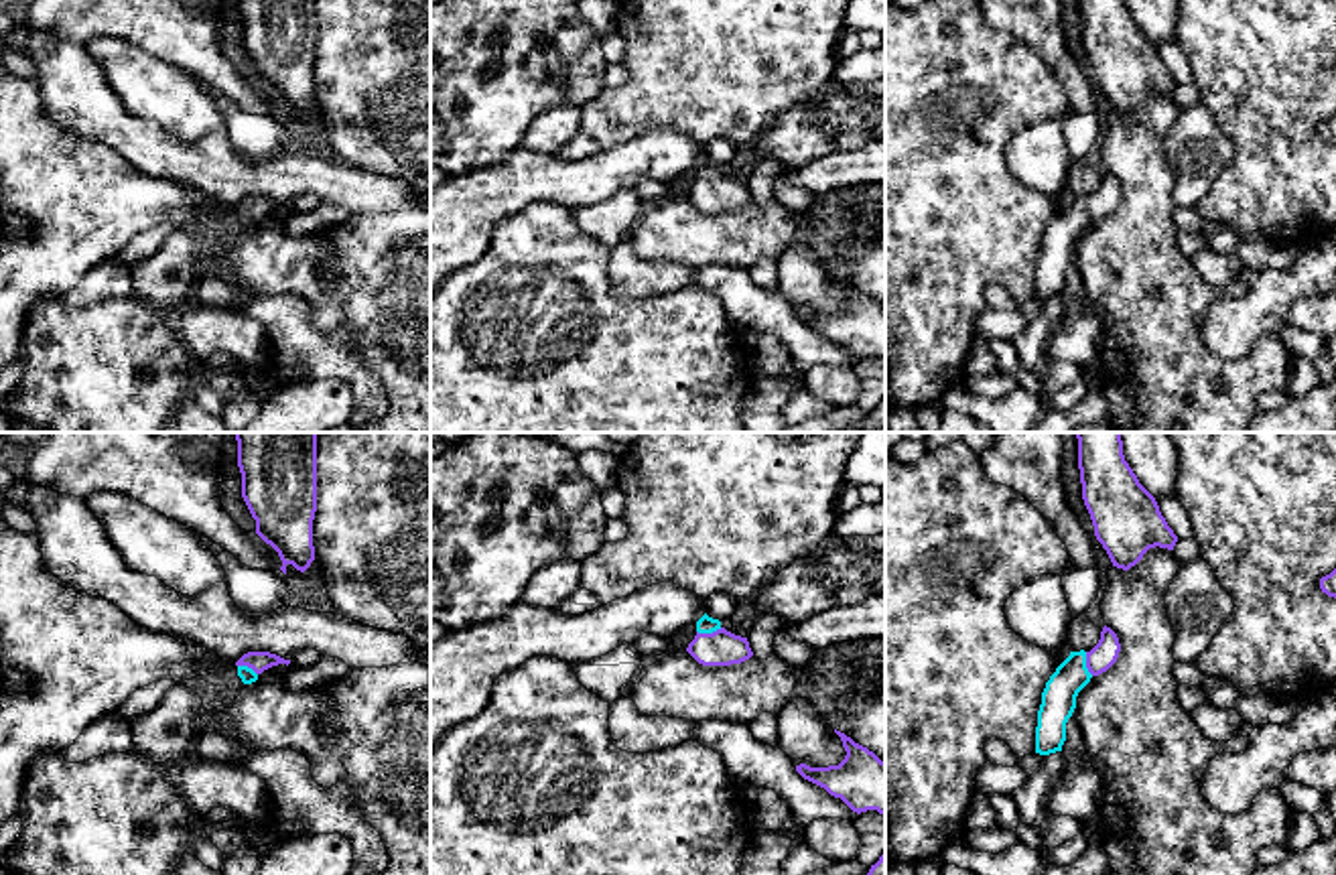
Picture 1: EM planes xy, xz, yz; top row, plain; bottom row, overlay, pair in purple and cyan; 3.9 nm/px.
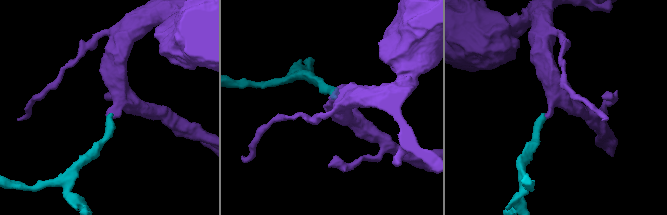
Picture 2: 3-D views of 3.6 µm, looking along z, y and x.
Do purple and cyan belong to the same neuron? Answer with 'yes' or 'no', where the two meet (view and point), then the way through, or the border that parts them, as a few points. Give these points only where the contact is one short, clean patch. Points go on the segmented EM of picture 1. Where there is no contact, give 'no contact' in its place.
yes | xz (709, 634) | across xz (721, 648), (709, 634), (705, 624)

